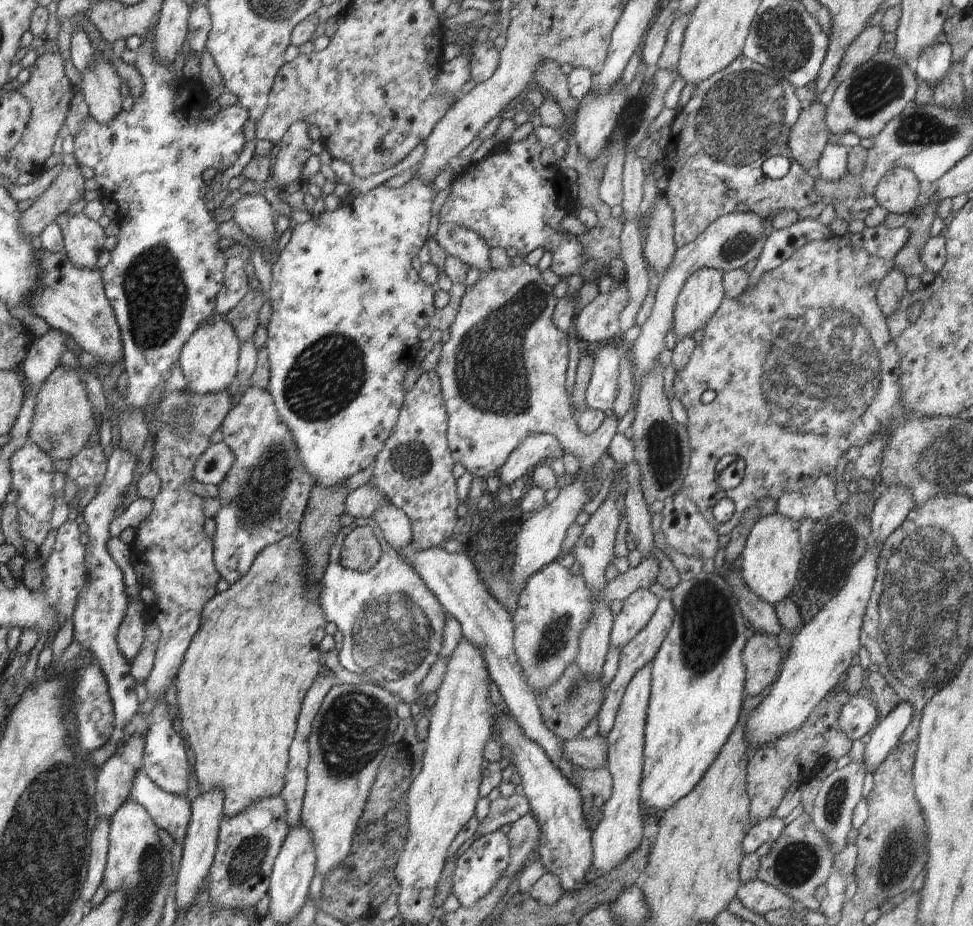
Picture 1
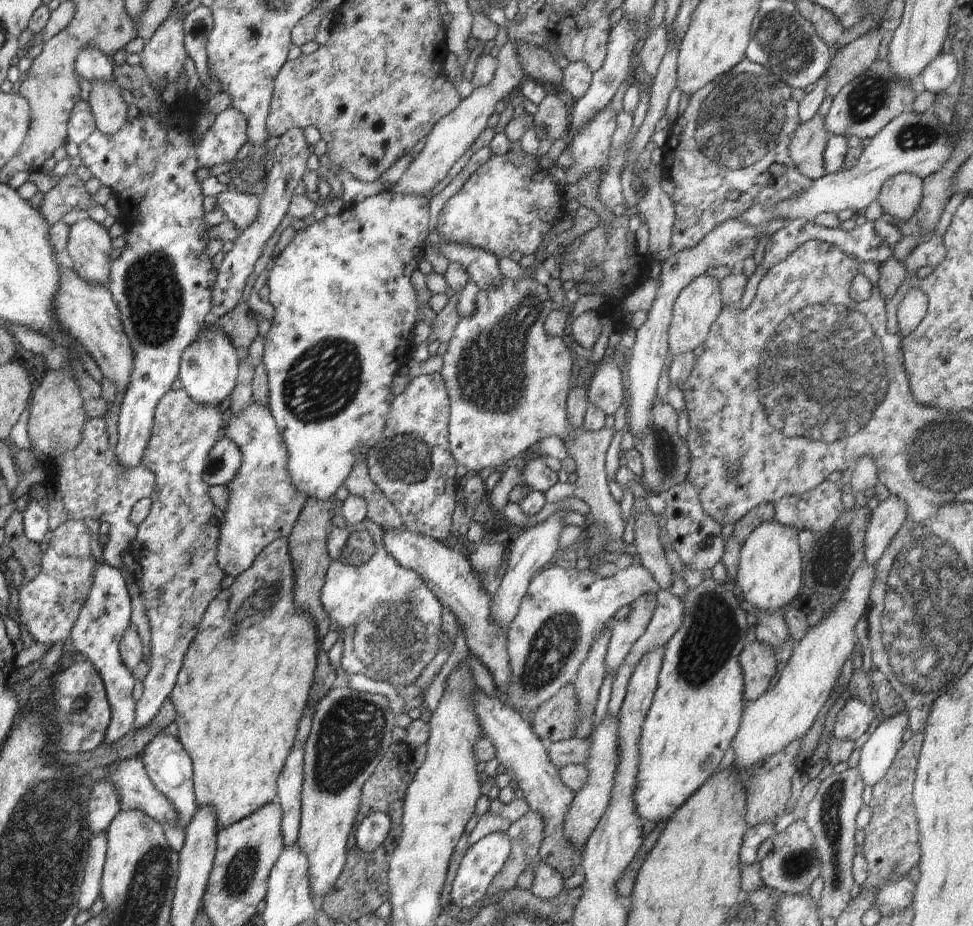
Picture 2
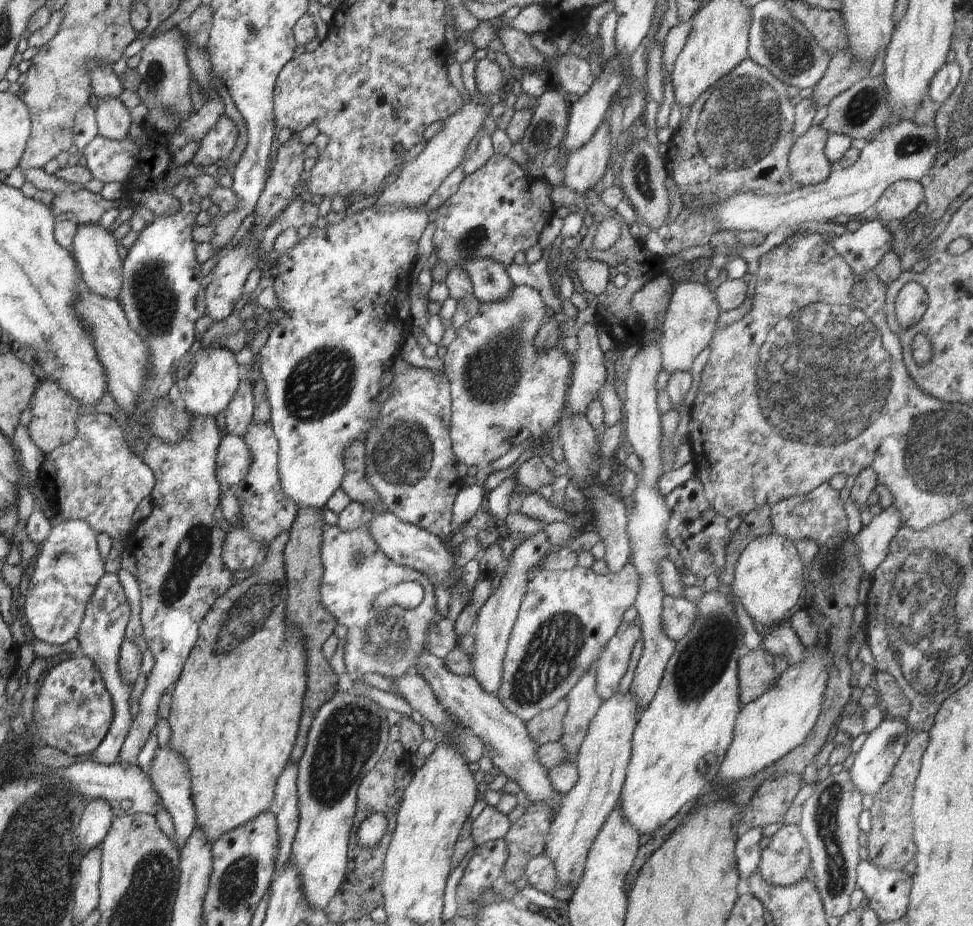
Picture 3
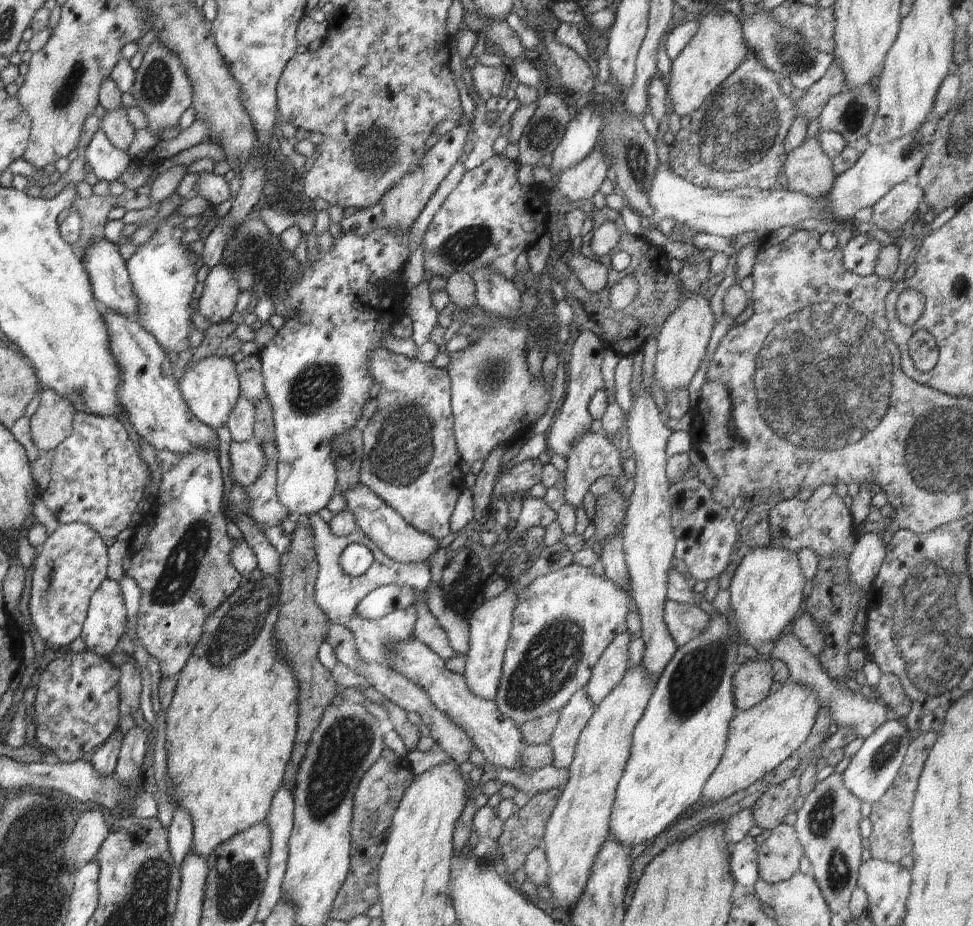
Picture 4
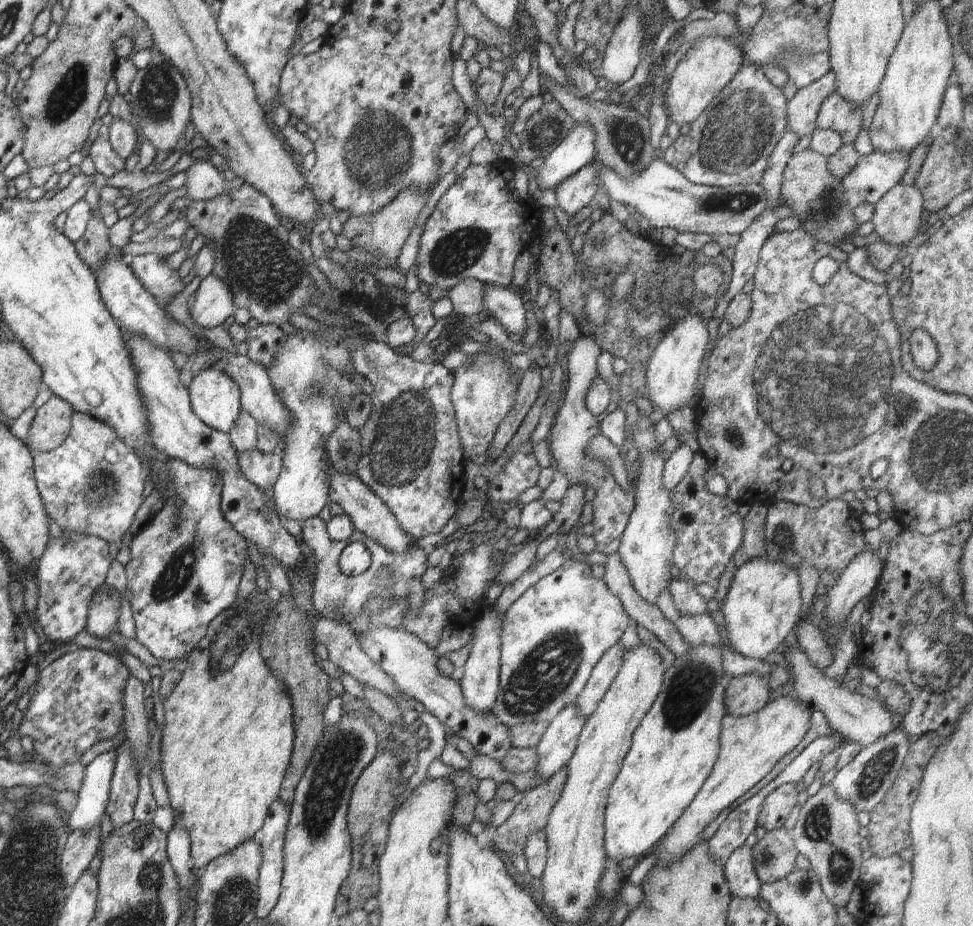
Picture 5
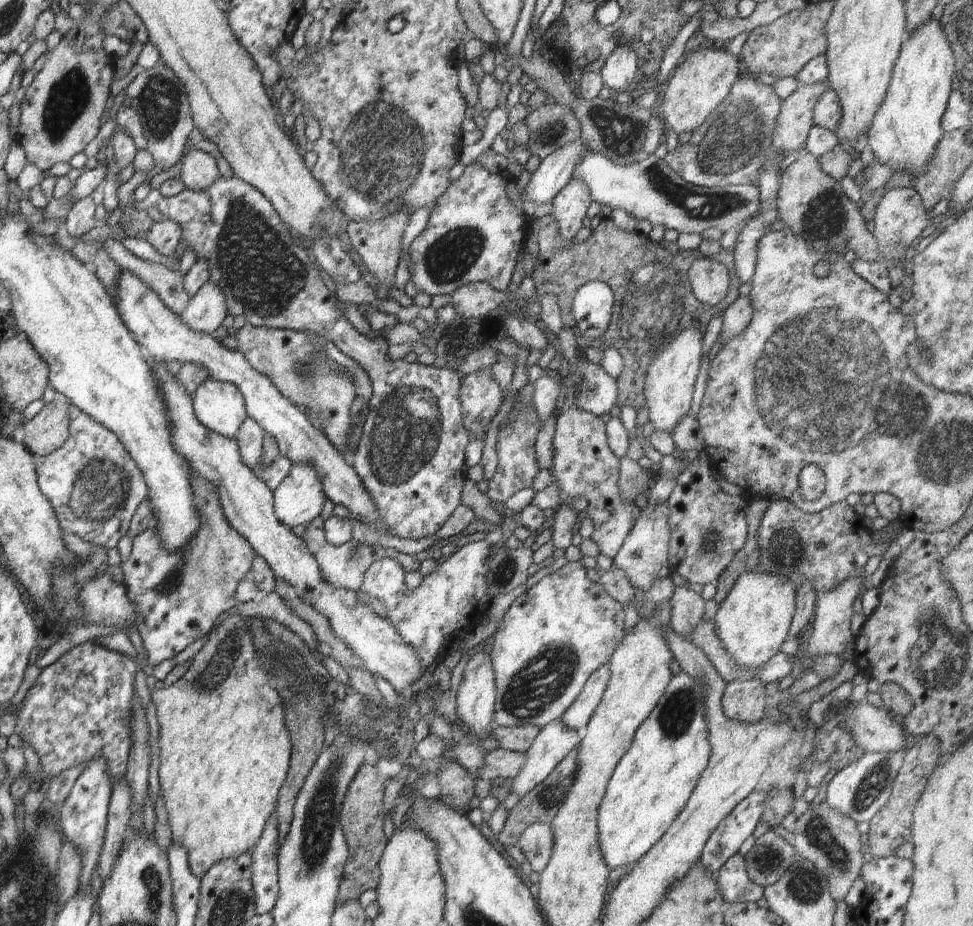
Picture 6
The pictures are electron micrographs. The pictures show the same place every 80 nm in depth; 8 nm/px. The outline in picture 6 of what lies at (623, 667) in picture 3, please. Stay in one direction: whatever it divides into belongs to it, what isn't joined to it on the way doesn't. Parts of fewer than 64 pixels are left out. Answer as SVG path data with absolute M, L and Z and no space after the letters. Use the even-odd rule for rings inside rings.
M603 664L591 674L580 696L563 714L563 721L577 732L582 732L602 700L604 691L611 678L609 664Z

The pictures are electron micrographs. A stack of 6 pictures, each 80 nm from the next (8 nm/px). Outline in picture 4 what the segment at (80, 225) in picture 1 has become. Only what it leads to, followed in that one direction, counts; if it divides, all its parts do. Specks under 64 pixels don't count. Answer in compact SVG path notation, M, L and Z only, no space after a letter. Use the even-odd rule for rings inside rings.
M98 239L94 244L90 243L83 252L83 258L79 255L88 275L93 295L96 302L137 321L137 298L135 297L127 271L126 261L122 258L119 245L108 239Z

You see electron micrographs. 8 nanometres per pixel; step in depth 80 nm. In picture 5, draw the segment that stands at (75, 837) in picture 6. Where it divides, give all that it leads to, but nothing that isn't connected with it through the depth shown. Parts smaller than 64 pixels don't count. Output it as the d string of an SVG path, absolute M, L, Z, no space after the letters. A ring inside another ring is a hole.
M110 749L98 755L85 766L82 786L78 795L78 804L68 815L70 831L86 830L94 825L100 825L100 818L106 810L109 790L115 764L116 749Z

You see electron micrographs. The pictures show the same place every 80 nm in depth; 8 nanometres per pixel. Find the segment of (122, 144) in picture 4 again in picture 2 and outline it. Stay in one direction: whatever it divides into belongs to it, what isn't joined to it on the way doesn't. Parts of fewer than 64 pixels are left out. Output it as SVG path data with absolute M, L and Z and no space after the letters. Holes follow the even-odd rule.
M98 80L91 84L92 90L87 102L92 107L96 129L112 136L128 122L128 105L121 96L122 90L115 80L112 82Z

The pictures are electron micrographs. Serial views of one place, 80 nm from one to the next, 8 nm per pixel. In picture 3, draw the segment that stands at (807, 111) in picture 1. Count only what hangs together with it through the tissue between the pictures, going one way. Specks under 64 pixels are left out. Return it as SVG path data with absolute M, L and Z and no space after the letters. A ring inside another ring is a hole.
M812 126L806 134L797 138L788 154L788 170L800 188L824 184L830 178L834 166L825 156L826 138L822 126Z

